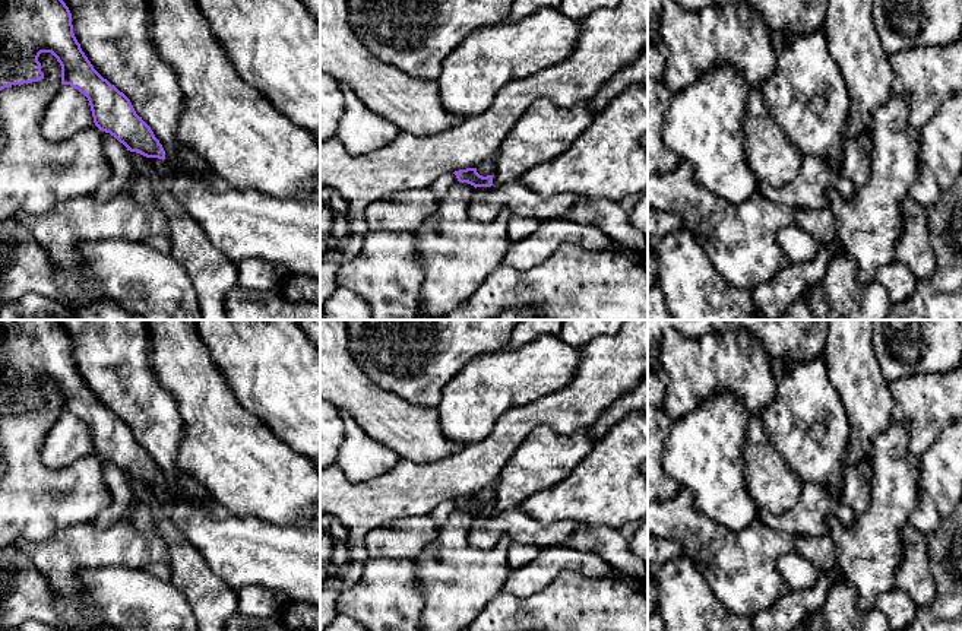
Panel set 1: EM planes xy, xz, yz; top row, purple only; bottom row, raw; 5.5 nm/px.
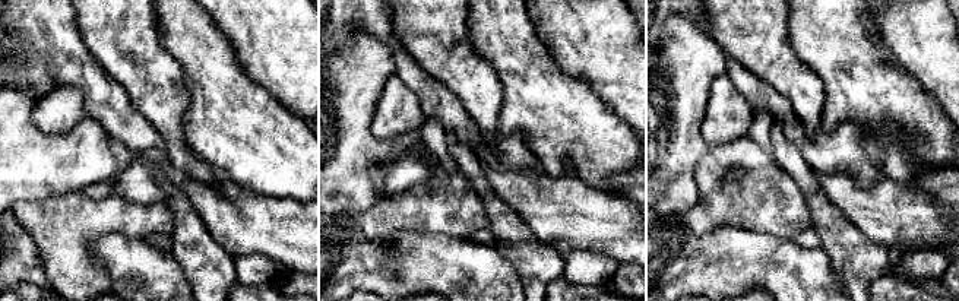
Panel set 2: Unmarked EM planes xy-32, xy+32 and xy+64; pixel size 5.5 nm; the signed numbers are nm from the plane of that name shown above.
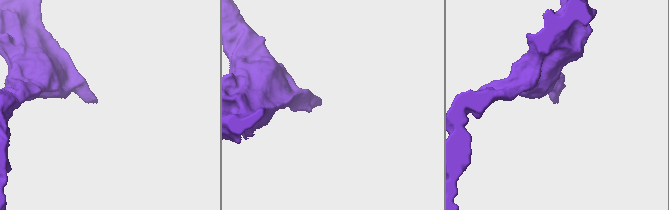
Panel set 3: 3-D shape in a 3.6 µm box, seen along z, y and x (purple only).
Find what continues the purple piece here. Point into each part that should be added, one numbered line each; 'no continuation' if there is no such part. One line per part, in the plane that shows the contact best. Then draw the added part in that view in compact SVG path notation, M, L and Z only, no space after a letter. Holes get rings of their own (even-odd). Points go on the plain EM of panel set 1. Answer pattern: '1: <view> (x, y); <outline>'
1: xz (487, 530); M516 507L501 514L477 514L468 540L478 549L491 549L503 536L509 536L520 545L537 545L544 549L564 546L580 527L583 524L567 520L541 523Z

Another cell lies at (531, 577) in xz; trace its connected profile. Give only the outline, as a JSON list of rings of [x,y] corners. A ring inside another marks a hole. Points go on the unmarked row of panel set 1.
[[[567,546],[541,549],[529,564],[510,571],[504,590],[516,596],[528,596],[542,590],[563,570],[586,577],[613,575],[613,568],[596,554]]]

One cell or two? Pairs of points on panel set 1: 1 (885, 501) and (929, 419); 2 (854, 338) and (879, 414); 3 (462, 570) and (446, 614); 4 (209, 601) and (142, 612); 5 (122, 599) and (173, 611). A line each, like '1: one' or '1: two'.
1: two
2: one
3: one
4: two
5: one

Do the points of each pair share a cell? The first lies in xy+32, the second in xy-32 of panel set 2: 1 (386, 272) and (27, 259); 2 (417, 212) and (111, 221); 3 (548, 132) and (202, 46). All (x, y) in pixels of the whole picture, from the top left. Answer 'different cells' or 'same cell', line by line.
1: same cell
2: same cell
3: same cell

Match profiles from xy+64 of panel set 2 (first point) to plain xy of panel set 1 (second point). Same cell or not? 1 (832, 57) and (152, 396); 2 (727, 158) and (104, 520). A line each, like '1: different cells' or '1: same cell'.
1: different cells
2: different cells

